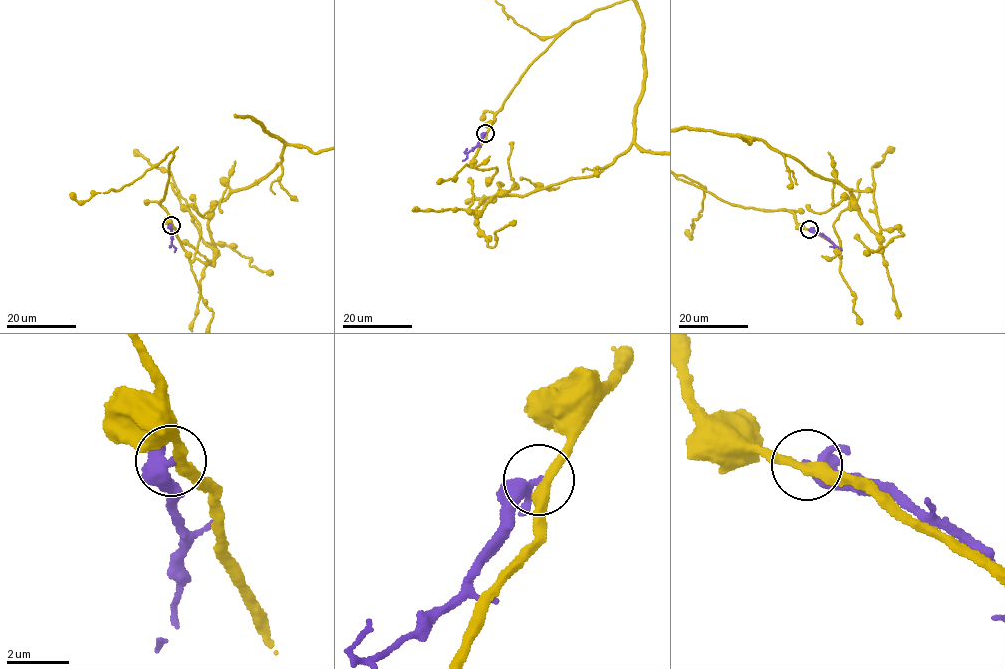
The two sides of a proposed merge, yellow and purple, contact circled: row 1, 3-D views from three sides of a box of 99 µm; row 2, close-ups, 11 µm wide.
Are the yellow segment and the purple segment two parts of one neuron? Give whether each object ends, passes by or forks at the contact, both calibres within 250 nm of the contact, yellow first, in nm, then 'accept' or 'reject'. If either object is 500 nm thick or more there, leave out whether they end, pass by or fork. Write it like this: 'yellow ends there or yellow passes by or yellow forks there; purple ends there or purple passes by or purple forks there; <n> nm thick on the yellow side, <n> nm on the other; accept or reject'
yellow passes by; purple passes by; 360 nm thick on the yellow side, 340 nm on the other; reject

